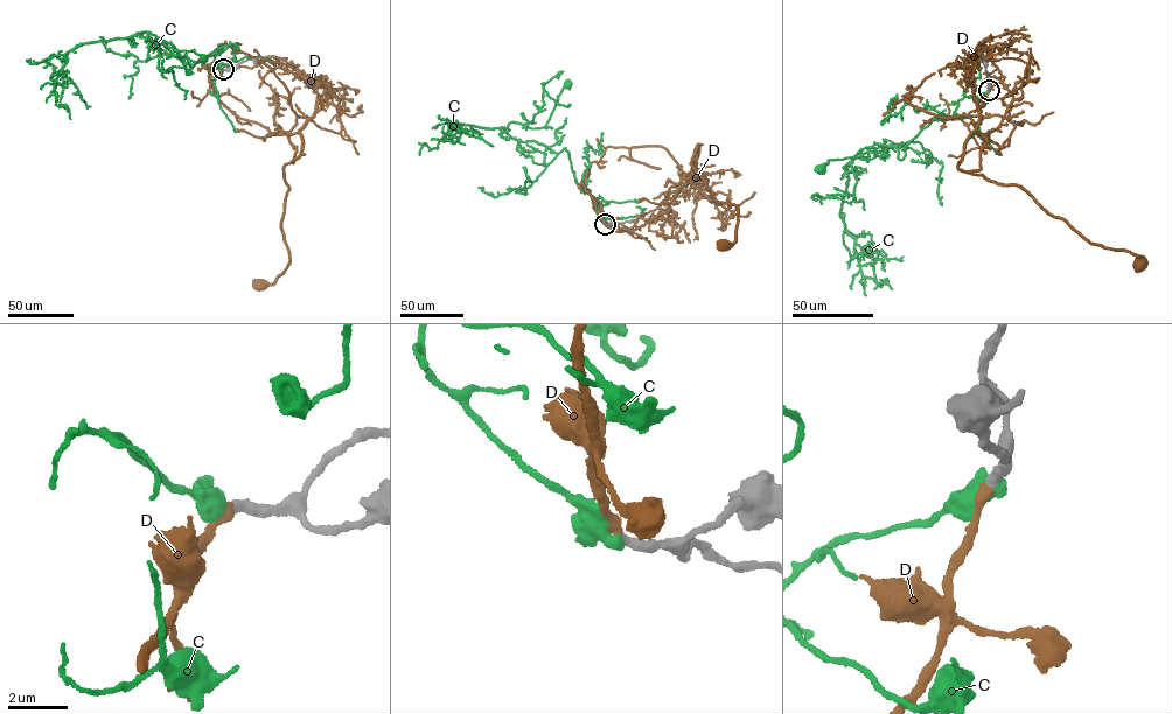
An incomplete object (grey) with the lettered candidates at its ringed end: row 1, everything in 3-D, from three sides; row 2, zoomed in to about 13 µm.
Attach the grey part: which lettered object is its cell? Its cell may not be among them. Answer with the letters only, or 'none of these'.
D

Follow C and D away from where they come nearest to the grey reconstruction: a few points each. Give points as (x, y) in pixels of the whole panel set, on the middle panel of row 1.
C: (606, 224), (600, 203), (580, 191), (565, 148), (557, 153), (504, 130), (510, 123), (544, 126), (567, 84)
D: (606, 224), (598, 212), (630, 230), (669, 210), (695, 153), (714, 200), (738, 209), (723, 244)

